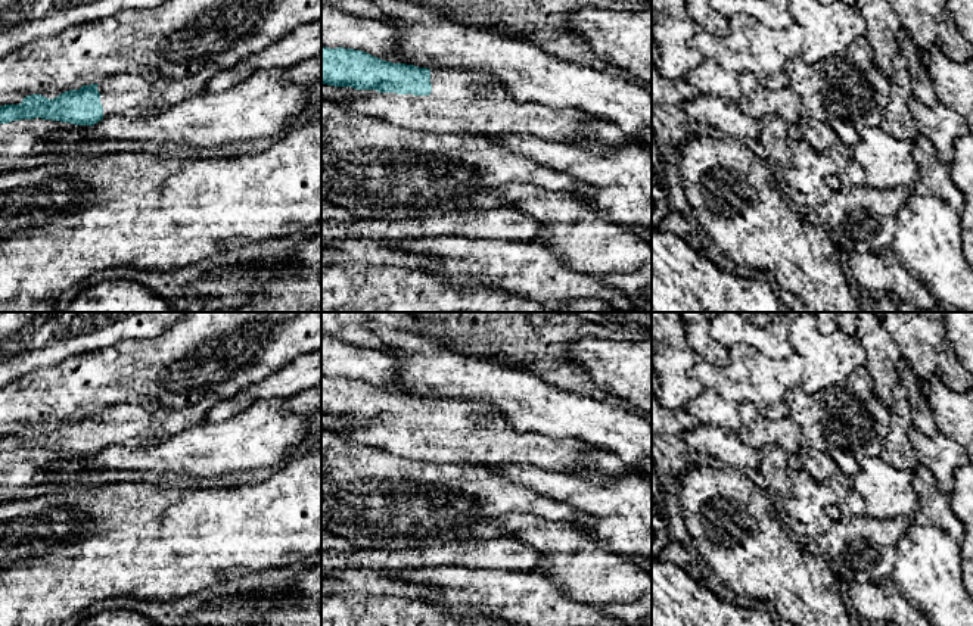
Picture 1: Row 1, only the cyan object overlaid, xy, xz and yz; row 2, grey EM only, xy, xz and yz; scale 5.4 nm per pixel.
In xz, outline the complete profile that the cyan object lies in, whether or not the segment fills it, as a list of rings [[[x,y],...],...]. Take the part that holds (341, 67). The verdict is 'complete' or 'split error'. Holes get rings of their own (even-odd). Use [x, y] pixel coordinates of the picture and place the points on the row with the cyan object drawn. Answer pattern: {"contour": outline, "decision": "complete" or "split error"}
{"contour": [[[321,47],[321,84],[376,90],[374,99],[348,97],[336,103],[417,131],[519,133],[571,143],[599,128],[575,108],[517,102],[484,72],[392,63],[354,49]]], "decision": "split error"}

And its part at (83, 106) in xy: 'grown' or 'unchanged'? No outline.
grown

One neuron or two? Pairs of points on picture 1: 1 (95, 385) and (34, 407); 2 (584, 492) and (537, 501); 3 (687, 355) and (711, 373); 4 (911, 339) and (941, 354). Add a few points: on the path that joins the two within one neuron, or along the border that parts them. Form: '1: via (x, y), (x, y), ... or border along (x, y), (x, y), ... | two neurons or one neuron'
1: via (80, 386), (49, 396) | one neuron
2: border along (518, 485), (563, 501), (581, 513) | two neurons
3: border along (693, 376), (703, 388) | two neurons
4: via (919, 340), (933, 354) | one neuron

